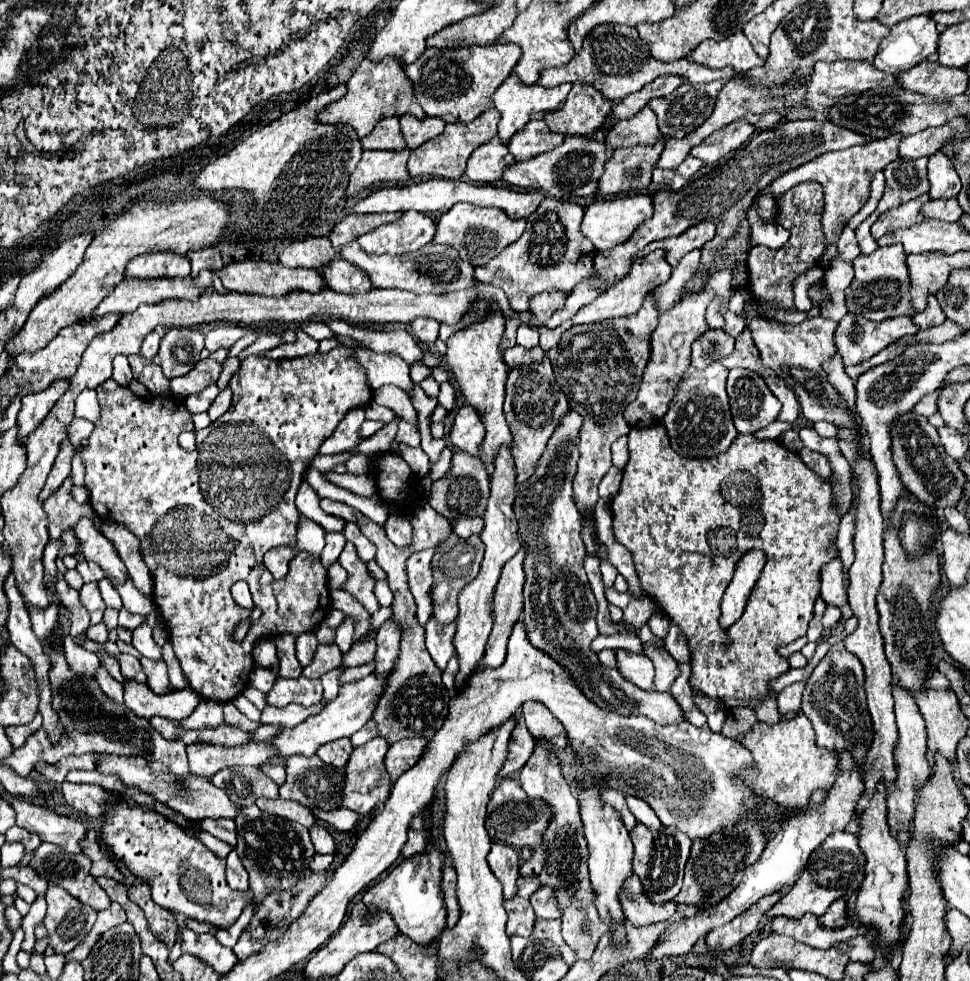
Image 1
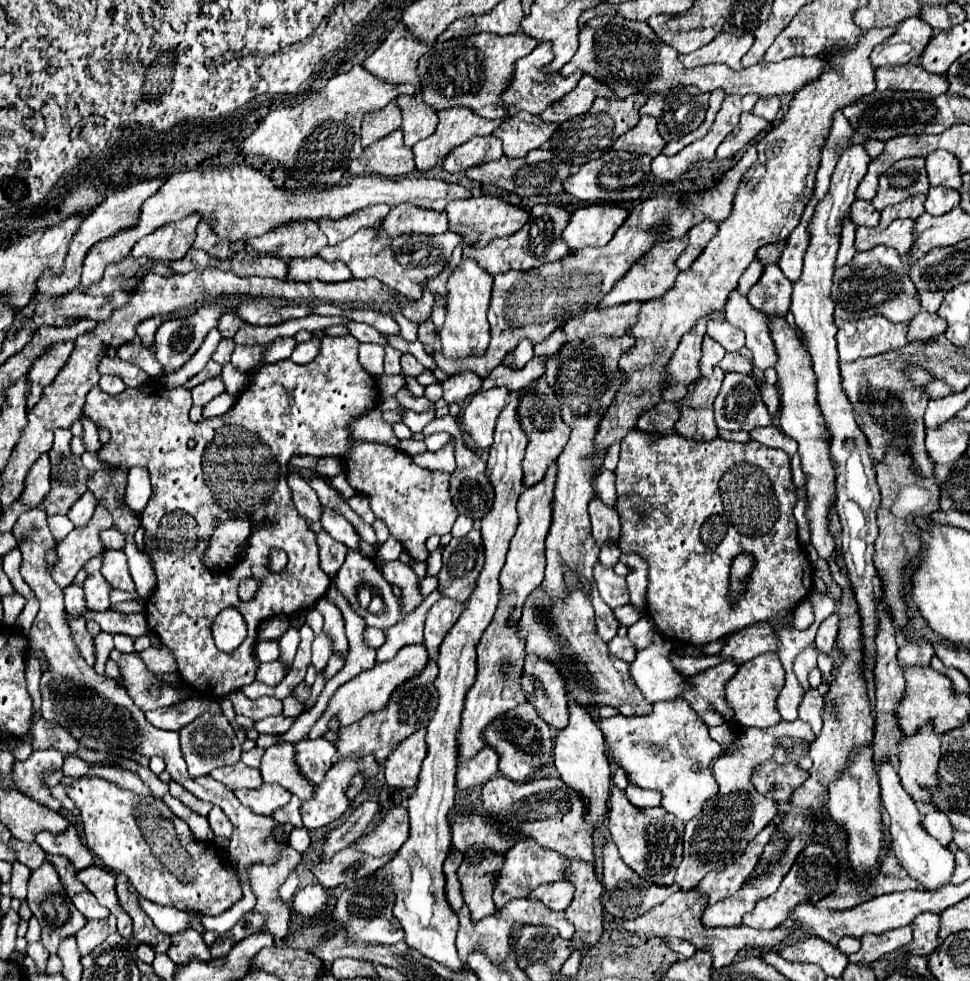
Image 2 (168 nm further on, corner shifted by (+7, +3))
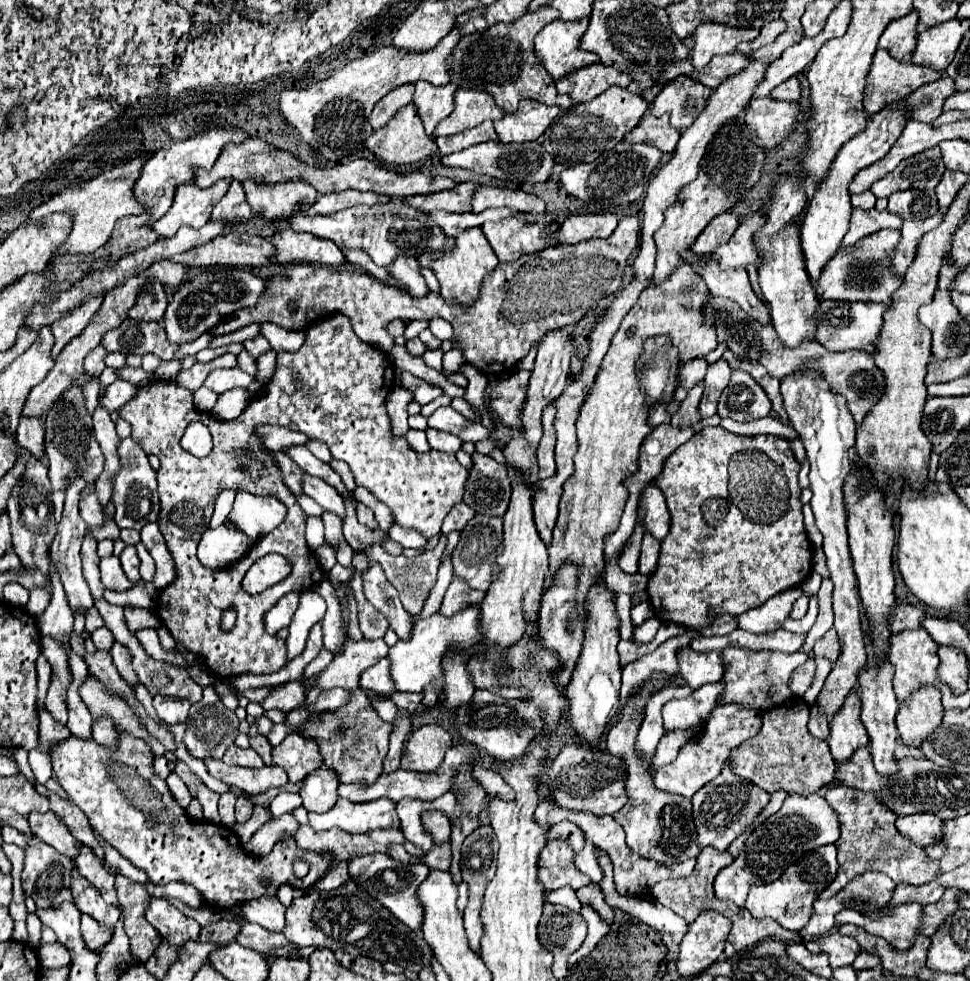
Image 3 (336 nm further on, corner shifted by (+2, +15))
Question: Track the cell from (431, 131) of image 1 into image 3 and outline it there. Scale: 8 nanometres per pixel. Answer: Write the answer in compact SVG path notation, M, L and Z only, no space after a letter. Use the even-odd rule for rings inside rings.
M417 81L415 83L415 105L419 109L419 117L423 119L427 135L433 135L435 127L439 121L451 115L453 111L453 97L455 97L457 87L455 85L445 85L445 87L435 87L427 81Z

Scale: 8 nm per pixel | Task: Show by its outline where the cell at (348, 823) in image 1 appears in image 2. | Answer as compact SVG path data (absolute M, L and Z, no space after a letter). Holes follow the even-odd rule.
M292 797L292 801L286 807L282 807L280 811L276 811L272 817L280 823L292 823L298 829L304 827L304 823L302 823L302 801L298 797Z

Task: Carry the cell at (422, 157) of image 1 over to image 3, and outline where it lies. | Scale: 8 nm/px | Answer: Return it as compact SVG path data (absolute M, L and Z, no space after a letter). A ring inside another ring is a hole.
M457 89L455 93L455 111L437 125L435 135L453 135L463 129L475 127L487 119L495 121L505 115L485 91L471 91L471 89Z

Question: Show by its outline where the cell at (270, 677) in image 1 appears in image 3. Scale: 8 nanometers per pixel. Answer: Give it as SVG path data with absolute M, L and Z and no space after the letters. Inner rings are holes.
M307 589L301 593L299 609L293 615L287 637L287 657L293 659L305 649L307 635L315 623L319 623L325 615L325 601L317 595L315 589Z

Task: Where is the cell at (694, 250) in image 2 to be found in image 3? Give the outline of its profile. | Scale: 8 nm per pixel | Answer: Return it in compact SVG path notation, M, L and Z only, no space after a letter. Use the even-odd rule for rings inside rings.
M723 213L715 217L707 229L697 237L697 241L691 245L693 253L713 253L719 245L727 243L731 239L731 233L739 227L739 215L735 213Z

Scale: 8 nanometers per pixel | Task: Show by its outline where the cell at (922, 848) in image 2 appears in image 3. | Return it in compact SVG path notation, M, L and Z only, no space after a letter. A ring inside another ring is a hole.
M869 657L869 665L859 671L859 685L861 685L861 701L863 701L863 709L861 709L861 721L867 727L869 739L871 739L871 755L875 761L875 767L879 773L887 773L887 775L895 775L897 773L897 763L895 763L895 741L897 741L897 727L895 727L895 715L899 709L899 703L895 699L895 691L891 687L891 679L893 679L893 665L891 661L883 661L883 669L875 669L875 661L871 661Z

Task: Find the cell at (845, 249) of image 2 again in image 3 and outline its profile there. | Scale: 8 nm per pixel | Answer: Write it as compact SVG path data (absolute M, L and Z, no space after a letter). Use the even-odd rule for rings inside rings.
M871 189L859 193L859 195L851 195L851 205L853 207L861 207L861 209L873 209L875 207L877 197L871 193Z

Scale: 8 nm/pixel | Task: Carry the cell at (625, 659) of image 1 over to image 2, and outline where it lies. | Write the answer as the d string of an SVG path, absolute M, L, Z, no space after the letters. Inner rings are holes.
M656 635L652 645L646 647L646 651L638 651L636 659L630 663L630 675L650 703L676 699L680 691L688 689L688 679L676 673L668 661L670 651L672 643Z

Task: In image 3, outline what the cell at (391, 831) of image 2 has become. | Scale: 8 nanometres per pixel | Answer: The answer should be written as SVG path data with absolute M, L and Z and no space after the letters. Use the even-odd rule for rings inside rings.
M339 797L339 801L327 813L309 813L309 825L315 831L339 827L349 833L367 833L379 827L401 827L395 813L395 803L385 797L369 803L351 803Z

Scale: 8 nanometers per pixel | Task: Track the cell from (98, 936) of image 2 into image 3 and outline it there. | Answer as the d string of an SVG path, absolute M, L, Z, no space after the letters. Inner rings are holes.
M81 915L81 937L87 949L97 951L99 947L105 945L105 941L109 939L109 933L103 927L99 927L99 923L95 923L91 917Z

